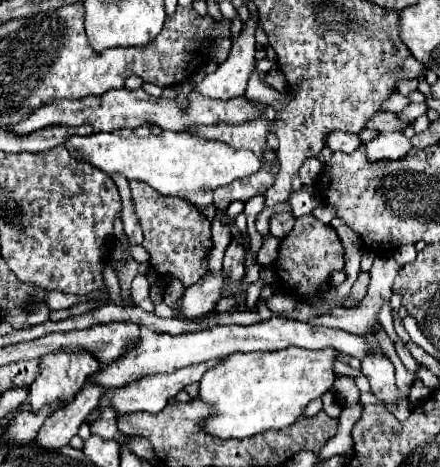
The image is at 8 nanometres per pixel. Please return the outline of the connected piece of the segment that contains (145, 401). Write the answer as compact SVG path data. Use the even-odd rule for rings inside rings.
M208 361L208 363L196 363L196 365L190 365L190 367L184 367L184 369L178 369L174 373L162 373L162 375L152 375L152 377L144 377L140 381L134 381L126 387L120 387L120 389L108 389L106 395L100 399L100 405L92 411L90 419L86 419L86 423L92 423L94 419L98 419L98 411L102 411L102 407L114 407L116 415L126 415L126 413L136 413L136 411L148 411L148 413L158 413L166 407L166 403L176 397L176 393L180 389L184 389L186 385L190 383L196 383L202 379L206 369L214 367L218 361Z

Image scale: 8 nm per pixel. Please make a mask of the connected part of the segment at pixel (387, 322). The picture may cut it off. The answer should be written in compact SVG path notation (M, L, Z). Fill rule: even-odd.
M386 299L380 313L378 313L378 321L382 323L382 327L386 329L386 333L390 335L390 339L394 341L396 339L396 333L394 333L394 325L392 325L392 307L390 307L390 301Z

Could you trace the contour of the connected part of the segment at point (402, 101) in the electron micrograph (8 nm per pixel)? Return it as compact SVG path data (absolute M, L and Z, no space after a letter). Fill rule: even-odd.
M394 93L388 101L384 101L382 111L394 111L394 113L398 113L398 111L402 111L408 103L410 103L408 97L404 97L404 95L400 95L400 93Z

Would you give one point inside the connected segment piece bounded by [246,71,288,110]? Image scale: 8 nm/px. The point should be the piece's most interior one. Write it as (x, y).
(257, 91)

